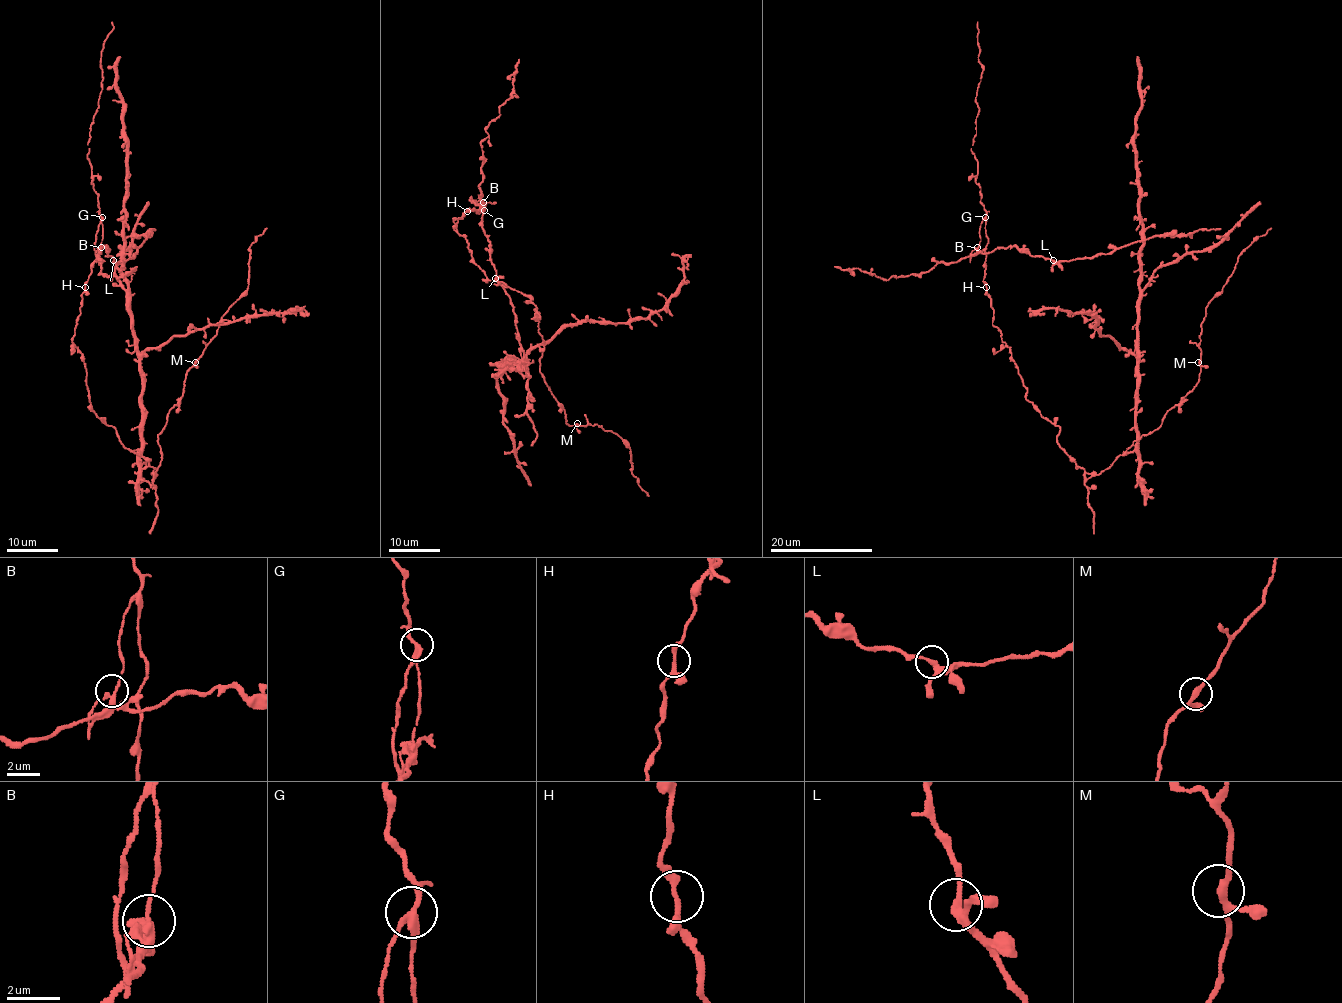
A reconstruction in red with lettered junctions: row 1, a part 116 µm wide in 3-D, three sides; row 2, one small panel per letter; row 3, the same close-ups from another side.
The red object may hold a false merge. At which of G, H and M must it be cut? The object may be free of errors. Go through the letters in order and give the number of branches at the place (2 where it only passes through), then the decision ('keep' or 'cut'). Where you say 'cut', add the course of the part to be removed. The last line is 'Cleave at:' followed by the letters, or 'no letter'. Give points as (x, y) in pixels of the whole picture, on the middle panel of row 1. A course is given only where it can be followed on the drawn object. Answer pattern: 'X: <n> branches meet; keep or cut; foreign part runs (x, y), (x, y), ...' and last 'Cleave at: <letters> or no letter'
G: 3 branches meet; cut; foreign part runs (484, 210), (483, 226), (492, 265), (509, 298), (526, 359), (527, 417), (536, 434), (531, 445)
H: 3 branches meet; keep
M: 3 branches meet; keep
Cleave at: G

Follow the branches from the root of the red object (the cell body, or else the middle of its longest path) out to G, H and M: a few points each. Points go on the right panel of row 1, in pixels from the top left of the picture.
G: (1060, 446), (1060, 429), (1026, 398), (1012, 352), (992, 324), (994, 309), (983, 280), (985, 216)
H: (1060, 446), (1056, 439), (1060, 429), (1026, 398), (1027, 388), (1012, 352), (992, 324), (994, 309), (986, 287)
M: (1060, 446), (1087, 472), (1100, 474), (1134, 440), (1152, 433), (1164, 415), (1193, 388), (1200, 374), (1198, 362)

